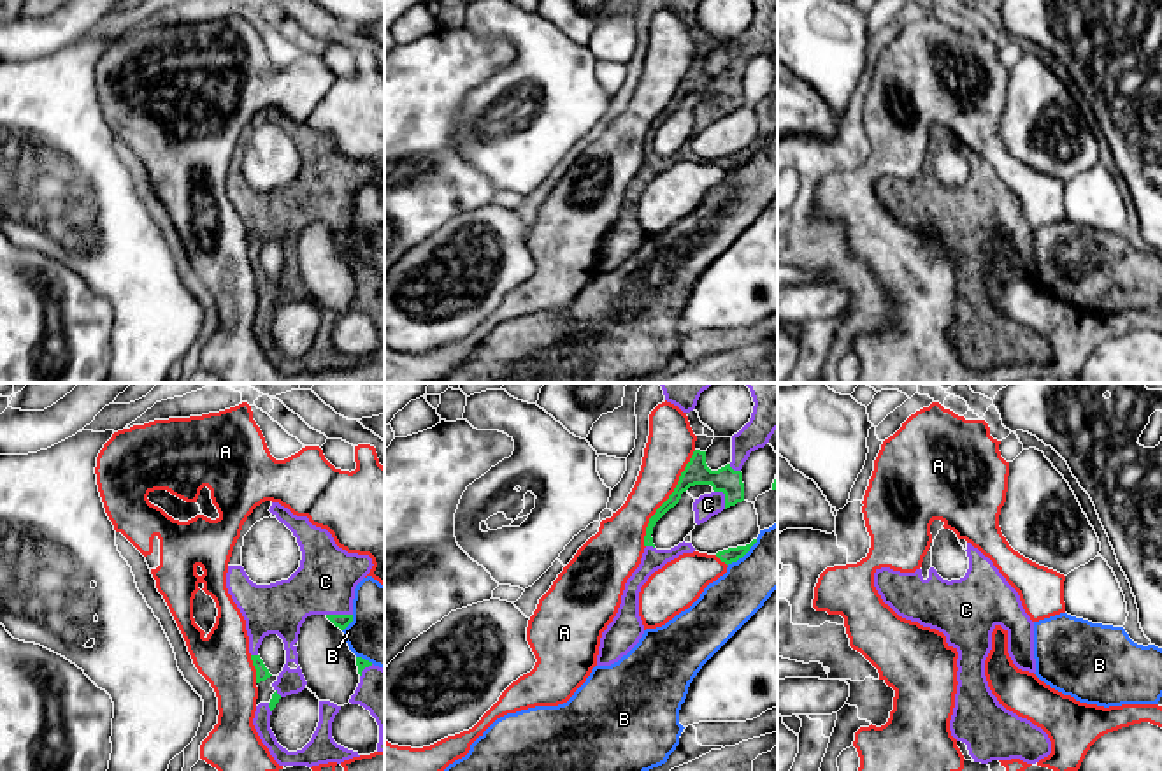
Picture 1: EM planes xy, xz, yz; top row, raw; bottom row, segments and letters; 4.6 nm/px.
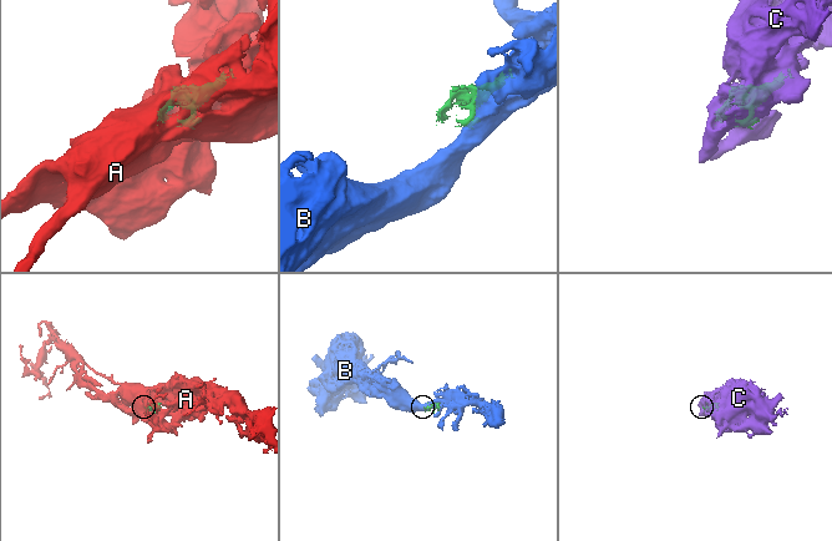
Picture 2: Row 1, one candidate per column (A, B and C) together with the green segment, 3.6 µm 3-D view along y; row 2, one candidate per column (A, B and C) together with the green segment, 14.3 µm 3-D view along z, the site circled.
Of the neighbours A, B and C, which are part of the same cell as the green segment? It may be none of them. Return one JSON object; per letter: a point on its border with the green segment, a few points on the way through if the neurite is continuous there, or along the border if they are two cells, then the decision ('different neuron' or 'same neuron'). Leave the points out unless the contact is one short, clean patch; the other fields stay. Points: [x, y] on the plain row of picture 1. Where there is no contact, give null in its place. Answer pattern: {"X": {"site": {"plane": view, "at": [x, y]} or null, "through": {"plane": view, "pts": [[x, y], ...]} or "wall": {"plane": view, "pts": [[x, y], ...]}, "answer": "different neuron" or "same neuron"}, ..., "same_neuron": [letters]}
{"A": {"site": {"plane": "xz", "at": [667, 106]}, "answer": "different neuron"}, "B": {"site": {"plane": "xz", "at": [743, 162]}, "answer": "different neuron"}, "C": {"site": {"plane": "xy", "at": [339, 222]}, "answer": "same neuron"}, "same_neuron": ["C"]}

